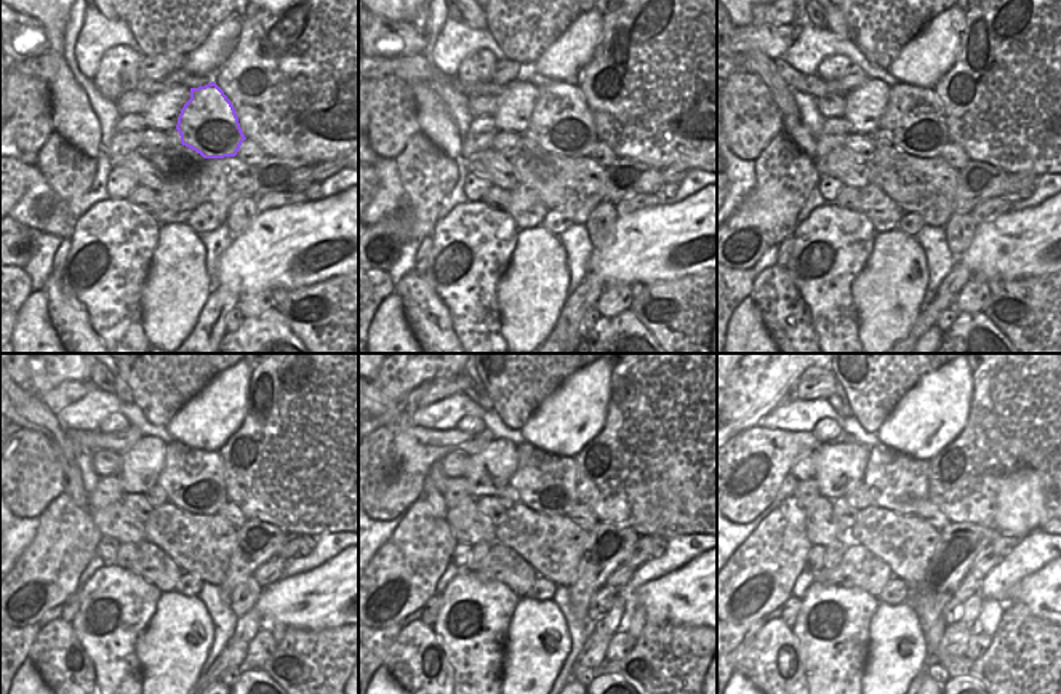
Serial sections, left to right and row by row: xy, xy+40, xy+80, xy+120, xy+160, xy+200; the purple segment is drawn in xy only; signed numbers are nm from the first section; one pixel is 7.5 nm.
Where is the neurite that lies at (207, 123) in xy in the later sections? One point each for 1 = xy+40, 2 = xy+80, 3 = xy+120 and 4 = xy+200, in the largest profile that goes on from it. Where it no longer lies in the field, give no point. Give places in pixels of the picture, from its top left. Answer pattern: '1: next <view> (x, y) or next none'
1: next xy+40 (562, 123)
2: next xy+80 (914, 122)
3: next xy+120 (194, 480)
4: next xy+200 (896, 482)

